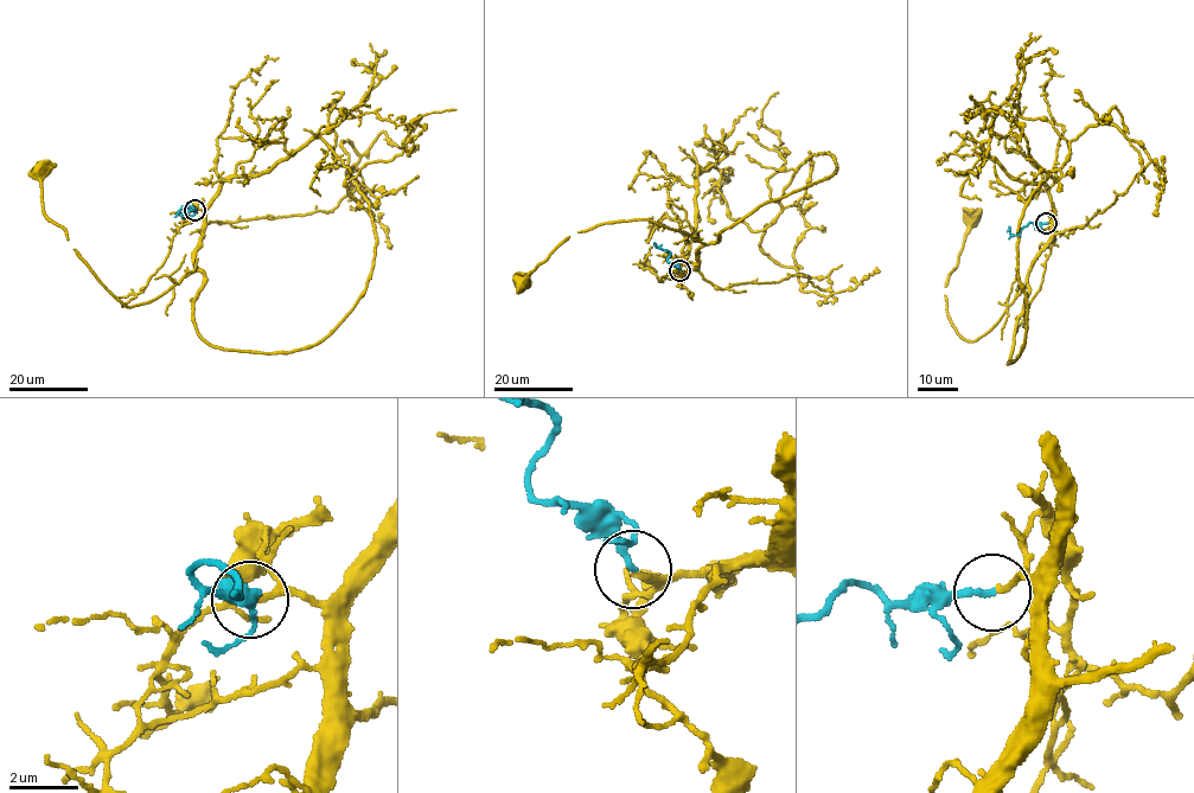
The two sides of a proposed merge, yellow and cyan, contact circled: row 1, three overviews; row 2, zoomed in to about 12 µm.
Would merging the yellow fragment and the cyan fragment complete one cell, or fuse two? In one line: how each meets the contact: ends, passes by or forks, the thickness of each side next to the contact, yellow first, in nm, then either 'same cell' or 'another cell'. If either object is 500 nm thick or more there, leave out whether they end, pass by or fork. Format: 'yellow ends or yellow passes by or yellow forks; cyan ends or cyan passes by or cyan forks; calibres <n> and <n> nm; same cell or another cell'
yellow ends; cyan ends; calibres 170 and 200 nm; same cell

